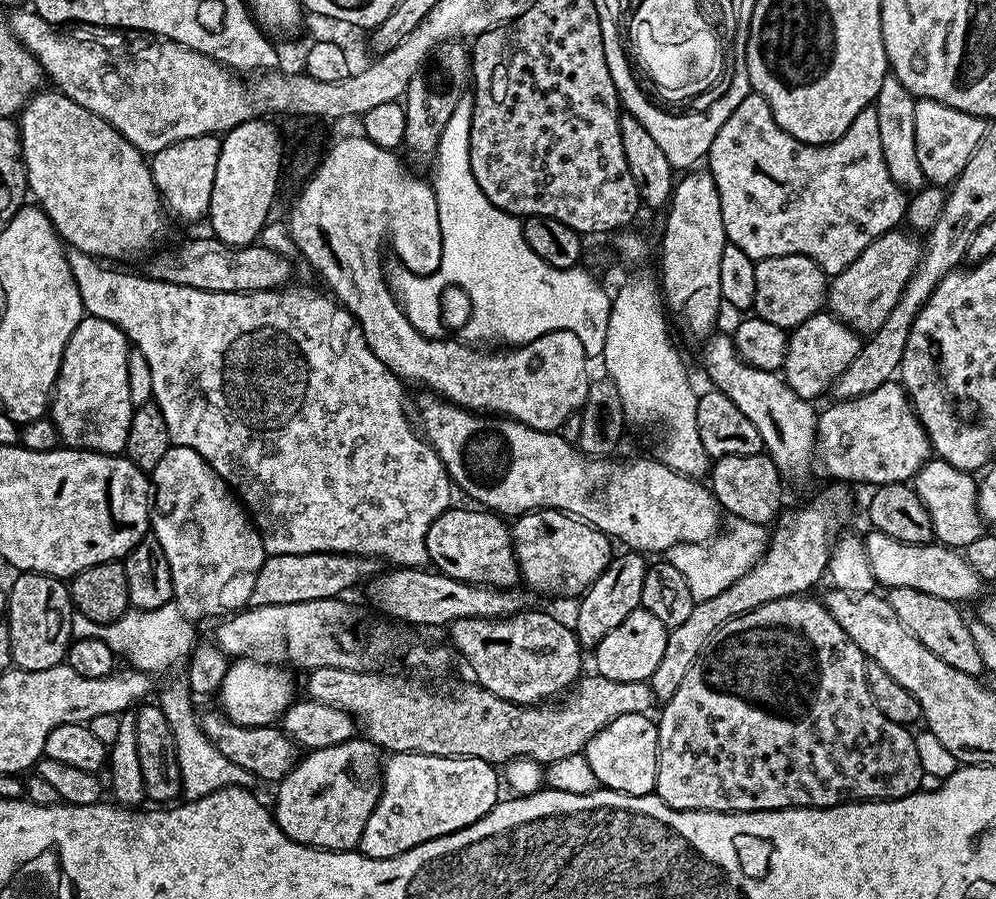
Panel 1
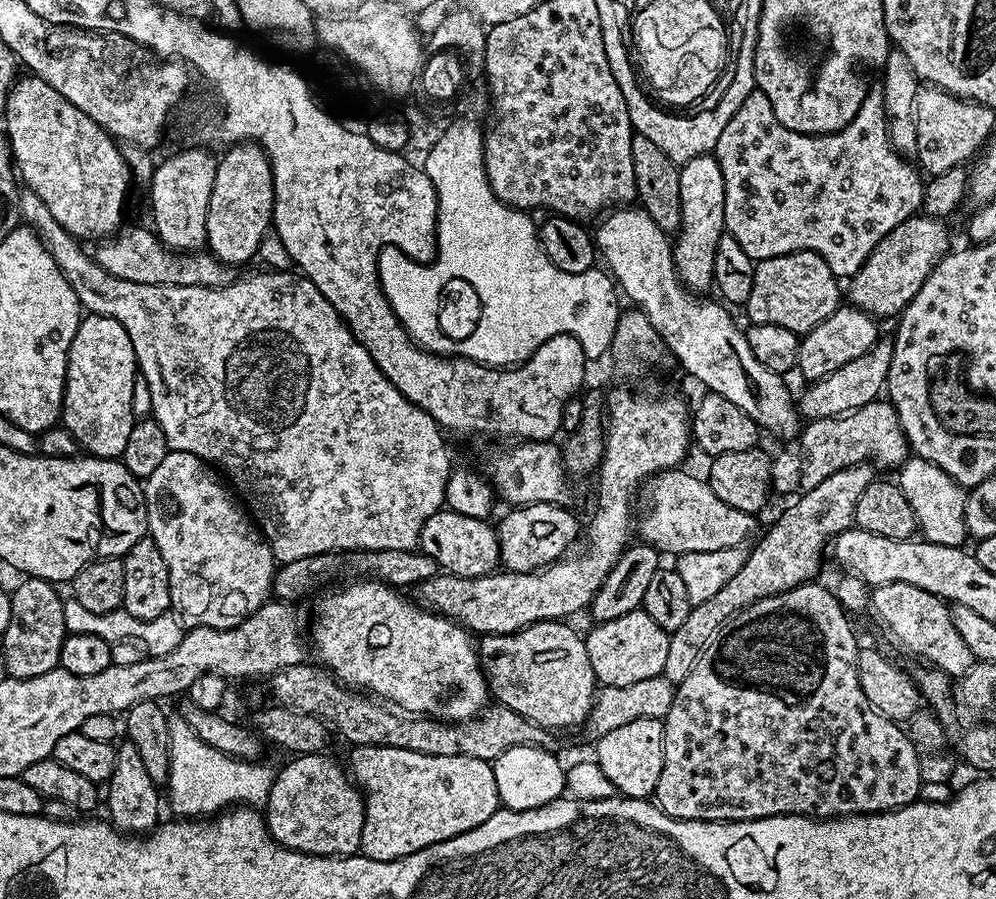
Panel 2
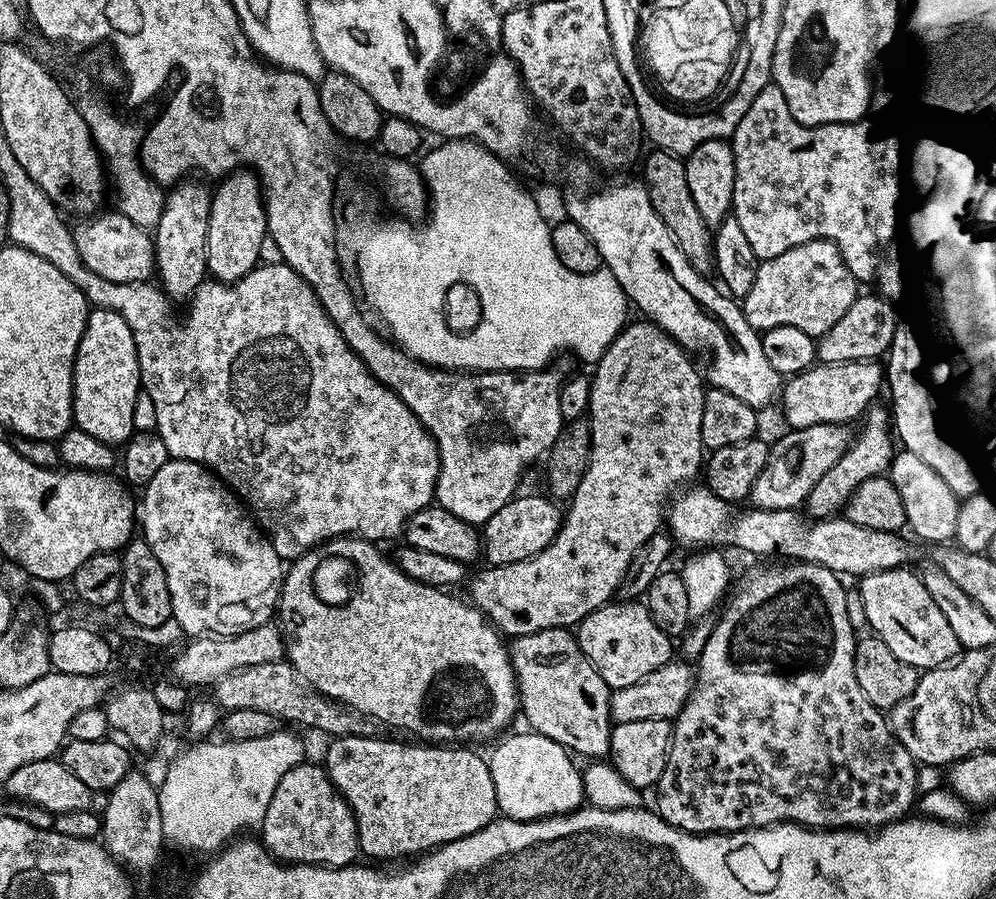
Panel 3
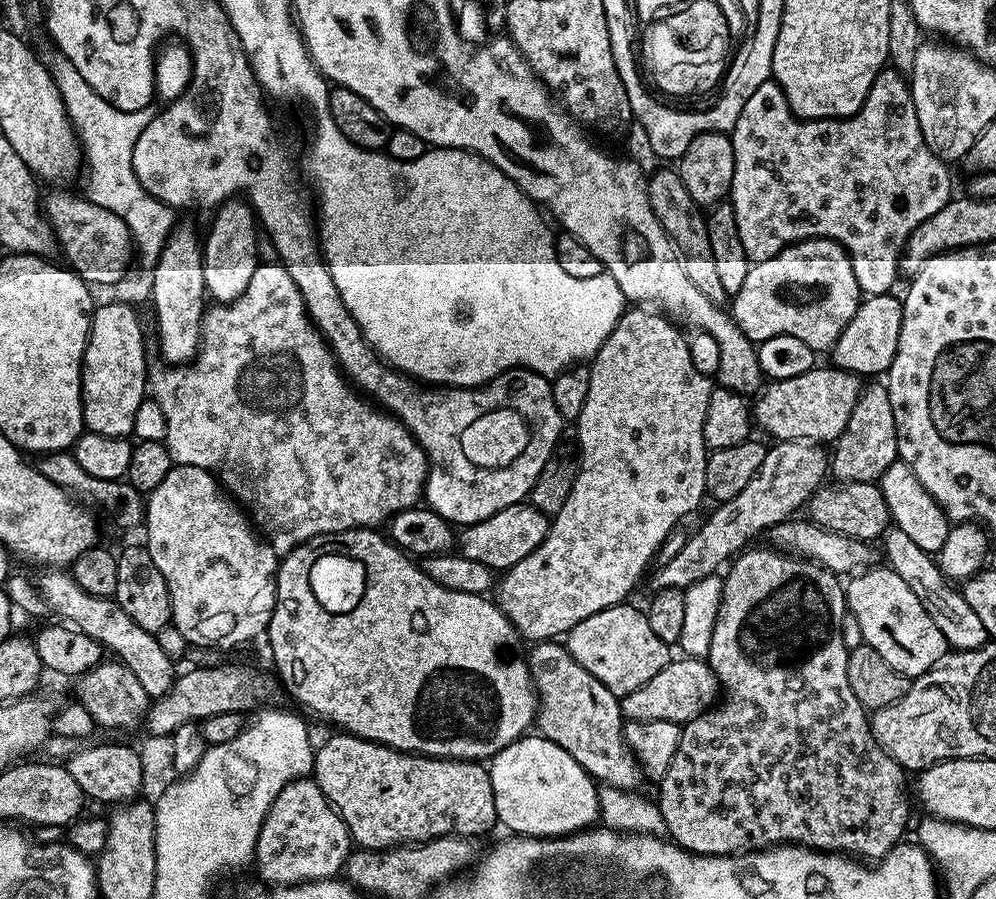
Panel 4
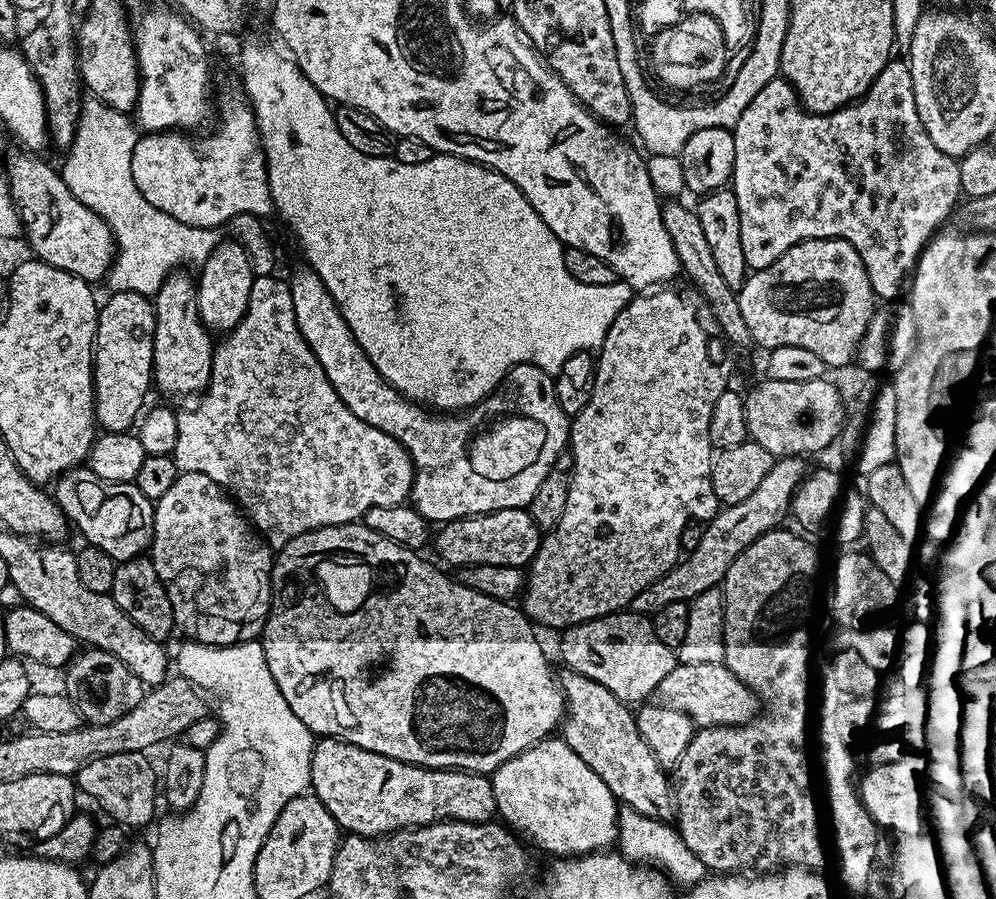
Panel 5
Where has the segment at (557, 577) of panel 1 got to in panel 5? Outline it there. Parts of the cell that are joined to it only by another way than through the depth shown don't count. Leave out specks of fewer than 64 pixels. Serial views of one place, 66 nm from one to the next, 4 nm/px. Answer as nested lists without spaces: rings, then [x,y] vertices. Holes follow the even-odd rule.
[[[511,508],[487,512],[484,516],[466,516],[462,520],[449,520],[440,533],[435,533],[436,552],[457,569],[478,566],[514,566],[523,569],[532,563],[540,548],[542,534],[533,523],[527,508]]]

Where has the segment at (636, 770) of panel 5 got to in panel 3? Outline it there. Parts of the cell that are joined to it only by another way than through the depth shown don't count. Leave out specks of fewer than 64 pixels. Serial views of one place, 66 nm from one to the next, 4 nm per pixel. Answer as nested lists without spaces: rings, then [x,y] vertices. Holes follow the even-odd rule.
[[[551,628],[550,630],[538,630],[534,634],[515,637],[510,644],[512,657],[512,669],[516,675],[516,694],[518,708],[531,731],[542,734],[577,757],[590,756],[588,758],[604,758],[609,755],[608,747],[612,737],[612,725],[608,698],[610,689],[608,683],[594,670],[594,666],[582,654],[580,643],[575,635],[567,628]]]

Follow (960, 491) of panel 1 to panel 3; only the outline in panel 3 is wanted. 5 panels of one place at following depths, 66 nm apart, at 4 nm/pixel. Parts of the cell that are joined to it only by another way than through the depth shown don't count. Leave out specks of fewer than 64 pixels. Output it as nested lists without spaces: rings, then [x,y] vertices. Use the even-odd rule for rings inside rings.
[[[903,450],[897,451],[892,457],[890,479],[898,498],[902,500],[902,510],[908,519],[907,527],[912,528],[918,539],[928,544],[944,544],[955,537],[961,501],[946,486],[946,482],[942,482],[942,478],[938,478],[926,462],[922,462],[922,458]]]

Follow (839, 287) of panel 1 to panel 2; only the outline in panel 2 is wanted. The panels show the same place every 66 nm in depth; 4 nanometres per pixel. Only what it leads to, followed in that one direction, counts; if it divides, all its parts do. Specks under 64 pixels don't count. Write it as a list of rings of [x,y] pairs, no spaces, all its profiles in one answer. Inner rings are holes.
[[[917,214],[899,223],[866,258],[866,262],[847,281],[846,296],[851,307],[861,308],[870,316],[899,317],[913,300],[922,283],[932,272],[932,267],[950,250],[948,230],[941,219]]]

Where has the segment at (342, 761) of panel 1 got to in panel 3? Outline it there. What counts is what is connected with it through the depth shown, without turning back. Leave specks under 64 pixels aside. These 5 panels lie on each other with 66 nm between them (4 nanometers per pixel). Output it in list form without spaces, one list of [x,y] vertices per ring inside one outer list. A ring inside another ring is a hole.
[[[301,762],[282,774],[274,798],[266,806],[262,843],[271,856],[286,864],[322,864],[325,868],[349,867],[361,855],[356,815],[332,784],[319,763]]]

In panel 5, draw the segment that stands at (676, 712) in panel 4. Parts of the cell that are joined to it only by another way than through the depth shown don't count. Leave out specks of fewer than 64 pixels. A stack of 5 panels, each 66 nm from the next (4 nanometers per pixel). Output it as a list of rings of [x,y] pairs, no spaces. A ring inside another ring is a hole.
[[[701,662],[694,665],[677,663],[654,693],[655,703],[676,710],[692,719],[697,729],[718,726],[738,726],[754,719],[758,714],[758,701],[741,680],[721,663]]]

